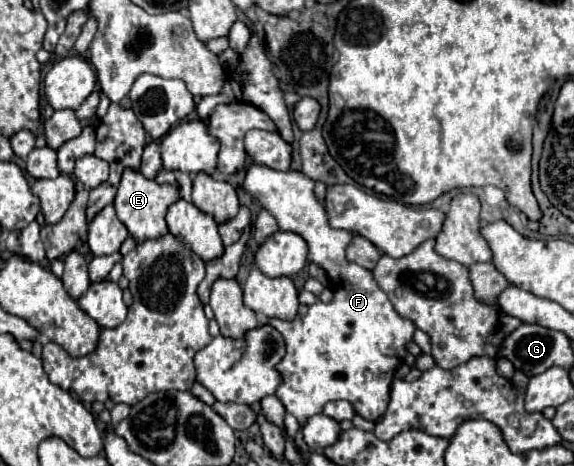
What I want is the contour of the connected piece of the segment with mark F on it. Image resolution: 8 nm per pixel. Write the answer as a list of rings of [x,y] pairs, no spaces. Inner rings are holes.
[[[254,164],[246,170],[242,186],[276,218],[280,230],[296,232],[306,240],[308,260],[326,270],[334,292],[330,304],[316,302],[308,308],[308,314],[296,316],[292,322],[260,318],[260,326],[274,326],[286,342],[286,356],[276,366],[282,376],[282,384],[276,390],[278,400],[300,424],[308,416],[320,414],[326,402],[340,398],[348,400],[358,416],[376,422],[390,402],[390,382],[406,356],[406,344],[416,330],[414,324],[398,316],[370,270],[346,260],[344,250],[354,234],[330,228],[324,206],[314,196],[314,180],[296,170],[278,172]]]

